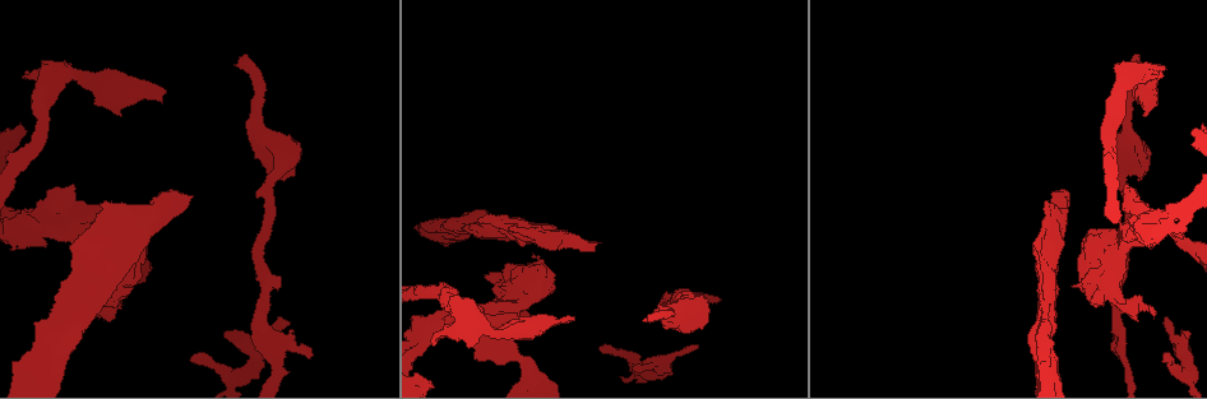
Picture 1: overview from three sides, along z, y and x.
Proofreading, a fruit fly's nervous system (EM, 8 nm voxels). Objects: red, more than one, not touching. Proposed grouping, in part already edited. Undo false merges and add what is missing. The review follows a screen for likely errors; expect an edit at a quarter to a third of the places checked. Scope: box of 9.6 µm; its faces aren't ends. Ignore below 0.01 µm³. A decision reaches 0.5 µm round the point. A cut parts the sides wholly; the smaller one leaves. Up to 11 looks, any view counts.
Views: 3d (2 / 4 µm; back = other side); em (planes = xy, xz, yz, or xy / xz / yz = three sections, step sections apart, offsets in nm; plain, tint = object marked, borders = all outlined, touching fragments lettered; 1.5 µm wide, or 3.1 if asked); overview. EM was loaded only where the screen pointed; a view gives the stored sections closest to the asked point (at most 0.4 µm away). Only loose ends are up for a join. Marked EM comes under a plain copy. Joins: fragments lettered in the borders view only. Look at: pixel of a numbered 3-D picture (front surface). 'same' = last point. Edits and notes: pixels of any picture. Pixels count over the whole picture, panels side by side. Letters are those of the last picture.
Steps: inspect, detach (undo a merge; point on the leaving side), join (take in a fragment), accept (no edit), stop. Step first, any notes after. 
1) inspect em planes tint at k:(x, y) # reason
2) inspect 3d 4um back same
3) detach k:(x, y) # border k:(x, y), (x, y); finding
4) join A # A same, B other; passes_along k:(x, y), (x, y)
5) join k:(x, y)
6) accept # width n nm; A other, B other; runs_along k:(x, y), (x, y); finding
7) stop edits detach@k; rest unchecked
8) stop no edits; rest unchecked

inspect em xy step 4 tint at 1:(600, 348) # free end

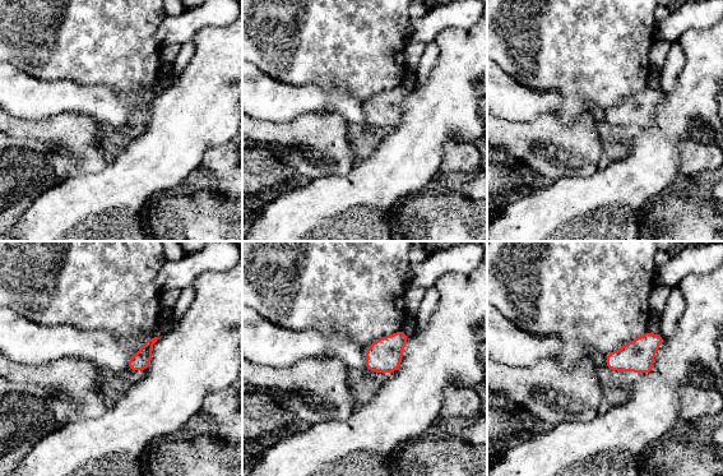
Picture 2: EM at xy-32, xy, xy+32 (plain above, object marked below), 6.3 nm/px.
inspect em planes borders same # another direction

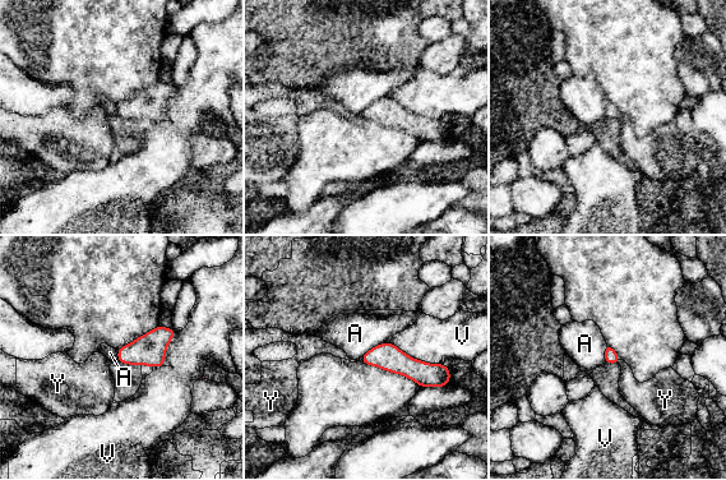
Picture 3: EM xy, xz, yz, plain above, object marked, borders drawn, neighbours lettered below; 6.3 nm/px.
accept # longest_contact V 360 nm; A other, V other, Y other; none of them fits

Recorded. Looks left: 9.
inspect em planes borders at 1:(533, 377) # three arms meet

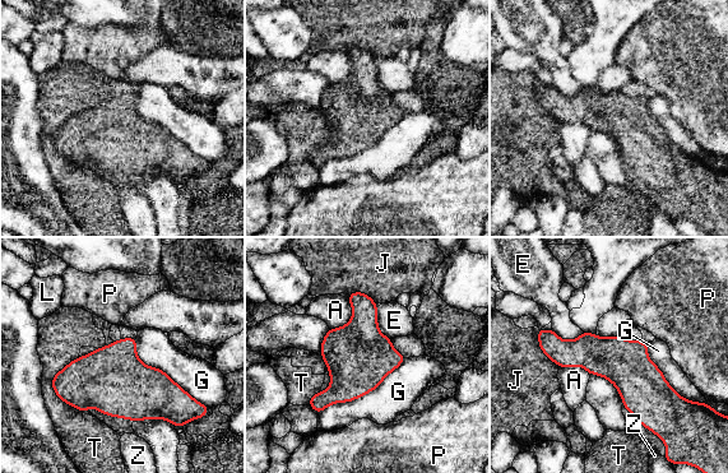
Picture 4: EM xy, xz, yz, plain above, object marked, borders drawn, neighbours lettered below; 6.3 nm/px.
accept # A other, E other, G other, J other, L other, P other, T other, Z other; one neuron here

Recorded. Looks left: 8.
inspect 3d 4um at 1:(71, 64) # thick end

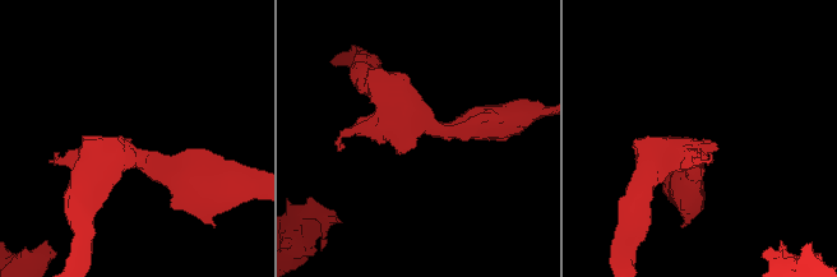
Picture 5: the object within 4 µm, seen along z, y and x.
inspect em planes tint at 5:(414, 147)

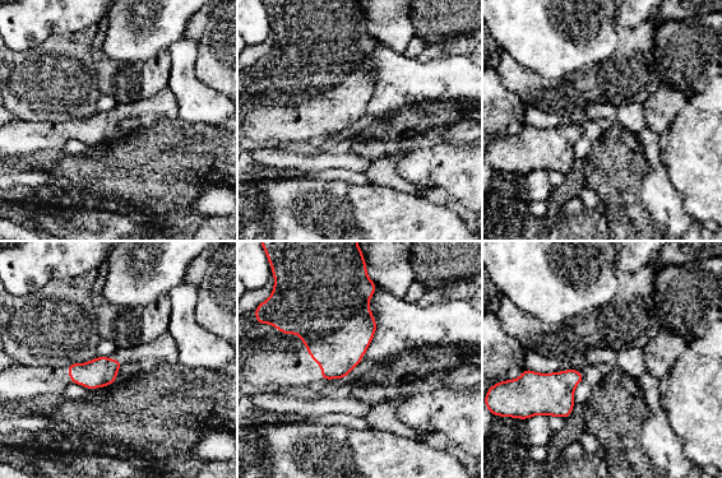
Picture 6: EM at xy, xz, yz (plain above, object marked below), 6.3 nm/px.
inspect em planes borders same # see the neighbours

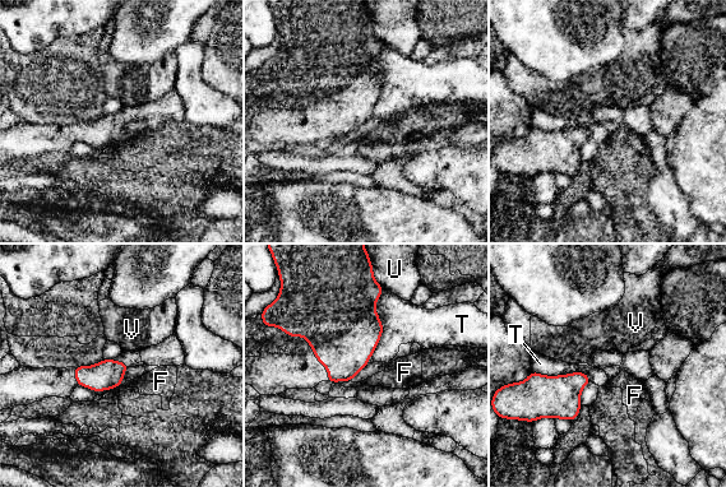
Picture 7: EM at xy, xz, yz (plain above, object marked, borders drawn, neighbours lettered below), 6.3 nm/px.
accept # F other, T other, U other, V other; border 7:(384, 290), (373, 355); no lettered fragment goes on from it

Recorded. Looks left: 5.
inspect 3d 4um at 1:(644, 318) # free end

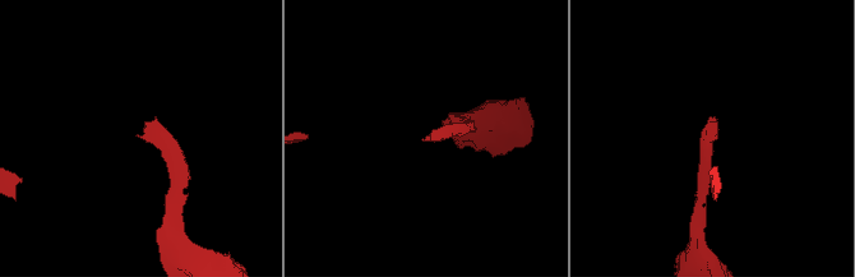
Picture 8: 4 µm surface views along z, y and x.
inspect em xz step 4 borders at 8:(425, 137) # now the EM

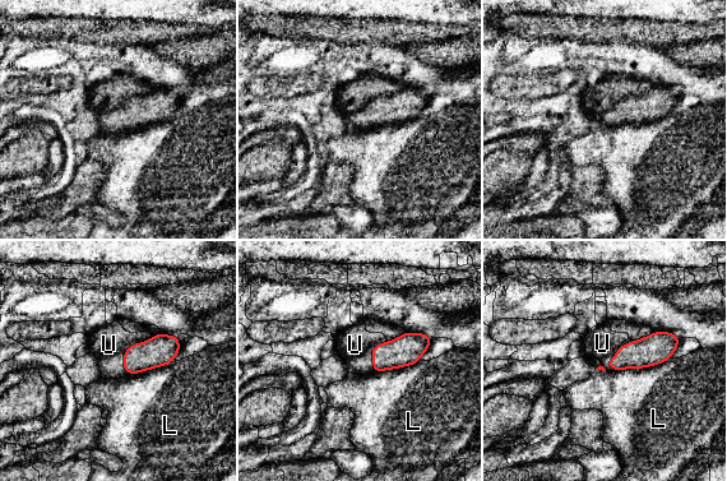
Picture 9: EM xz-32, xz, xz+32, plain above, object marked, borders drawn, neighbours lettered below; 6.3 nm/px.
join U # L other, U same; passes_along 9:(160, 350), (128, 348), (109, 345); it goes on there

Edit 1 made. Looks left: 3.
stop edits join@9; rest unchecked

